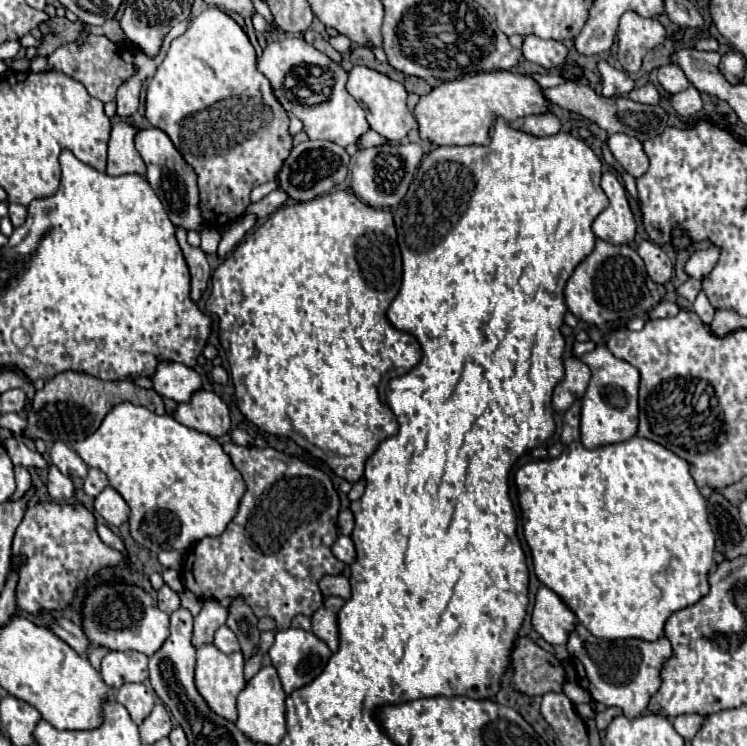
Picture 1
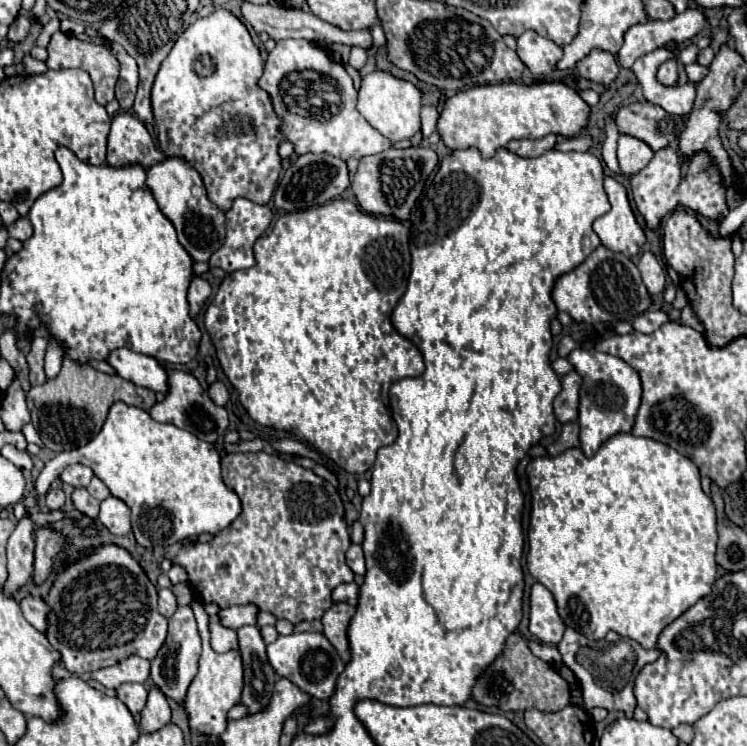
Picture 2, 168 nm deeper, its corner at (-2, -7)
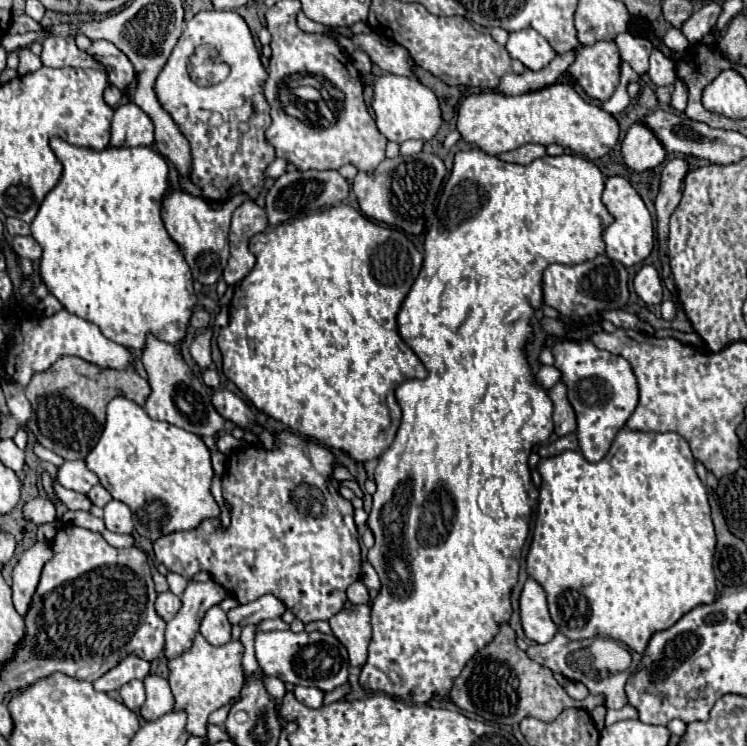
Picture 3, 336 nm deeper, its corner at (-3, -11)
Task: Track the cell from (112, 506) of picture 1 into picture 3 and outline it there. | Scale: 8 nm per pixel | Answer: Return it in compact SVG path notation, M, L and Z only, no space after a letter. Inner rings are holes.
M111 500L105 506L105 526L111 532L117 534L131 534L133 532L133 518L131 518L131 510L119 502L119 500Z

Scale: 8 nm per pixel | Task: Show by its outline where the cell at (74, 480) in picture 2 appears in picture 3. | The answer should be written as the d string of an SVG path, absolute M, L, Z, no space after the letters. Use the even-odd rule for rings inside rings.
M73 460L73 462L65 462L59 468L59 476L57 476L59 484L75 490L79 494L87 494L95 484L99 484L99 478L85 466L85 460Z

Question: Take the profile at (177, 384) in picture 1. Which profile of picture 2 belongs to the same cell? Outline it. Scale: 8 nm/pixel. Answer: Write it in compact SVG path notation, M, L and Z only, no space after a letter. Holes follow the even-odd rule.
M118 348L108 356L108 364L116 368L118 376L136 386L160 394L168 392L168 368L152 356L144 356L128 348Z

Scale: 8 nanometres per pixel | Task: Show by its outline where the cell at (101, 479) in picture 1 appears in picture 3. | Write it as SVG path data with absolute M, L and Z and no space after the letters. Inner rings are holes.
M101 484L93 486L93 488L91 488L91 492L89 492L87 496L89 496L89 500L91 500L95 506L101 506L101 508L103 508L107 502L111 502L111 500L113 500L113 498L111 498L111 494L109 494Z

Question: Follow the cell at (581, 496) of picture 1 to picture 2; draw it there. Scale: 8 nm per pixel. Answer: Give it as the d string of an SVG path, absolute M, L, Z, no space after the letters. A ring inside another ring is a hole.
M616 434L608 442L600 446L600 450L588 458L580 448L570 448L562 452L556 458L536 458L528 464L526 468L528 474L528 484L532 492L532 512L530 512L530 530L528 530L528 570L530 574L544 584L556 598L558 612L568 628L578 630L580 634L588 636L590 640L602 640L608 632L616 632L624 638L636 640L642 648L656 648L658 636L668 626L674 622L682 612L686 612L690 606L694 606L700 598L710 594L710 588L716 580L716 514L714 514L714 504L710 496L706 496L700 488L700 474L698 468L682 454L678 454L674 448L660 444L650 438L638 438L632 434Z

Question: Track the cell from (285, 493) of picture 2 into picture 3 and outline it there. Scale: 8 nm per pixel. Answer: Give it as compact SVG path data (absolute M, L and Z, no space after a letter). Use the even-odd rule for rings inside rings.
M277 432L275 434L275 450L265 450L261 446L249 446L243 448L239 452L235 452L233 456L229 456L227 460L227 470L223 472L223 496L231 506L231 524L227 530L219 528L217 522L219 518L213 520L203 520L197 528L189 530L189 532L171 532L169 536L161 536L161 540L153 542L153 550L155 550L155 558L159 560L159 564L163 564L169 572L177 572L181 576L193 576L201 570L209 572L211 578L221 584L235 600L239 600L241 604L253 602L263 594L275 594L291 612L295 612L295 616L301 622L313 622L313 620L329 620L331 616L335 616L339 610L343 610L343 606L347 604L347 596L345 590L359 580L361 576L361 546L359 546L359 534L357 534L357 525L354 521L354 508L351 501L345 499L338 490L336 490L331 479L333 478L333 465L338 464L336 457L329 448L323 448L307 438L299 438L293 432Z

